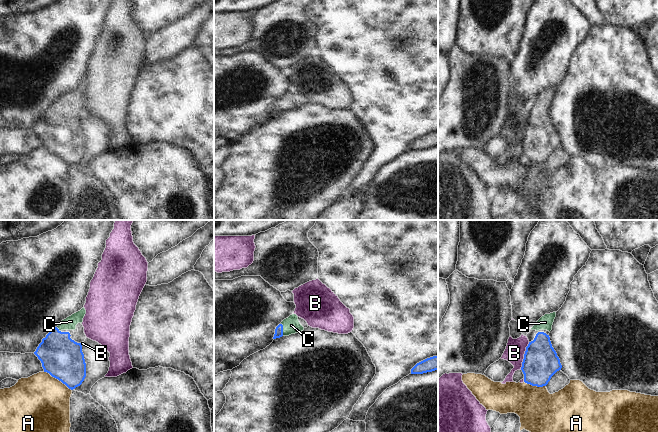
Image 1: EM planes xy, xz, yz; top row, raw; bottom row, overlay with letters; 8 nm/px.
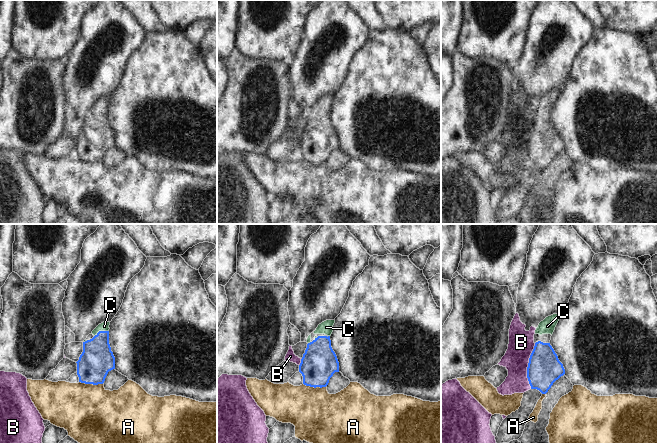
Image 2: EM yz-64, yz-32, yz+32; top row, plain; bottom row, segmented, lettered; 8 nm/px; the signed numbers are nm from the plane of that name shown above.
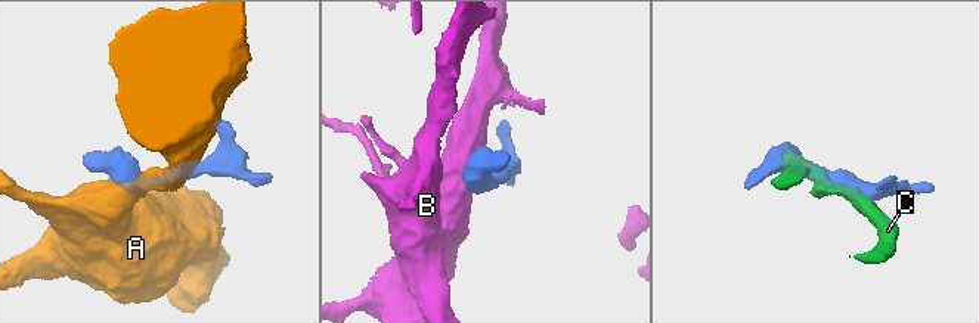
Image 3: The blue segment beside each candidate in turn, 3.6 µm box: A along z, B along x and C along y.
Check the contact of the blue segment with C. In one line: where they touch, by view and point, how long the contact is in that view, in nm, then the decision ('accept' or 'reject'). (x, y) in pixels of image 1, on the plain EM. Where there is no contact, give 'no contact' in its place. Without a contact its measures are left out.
contact xz (282, 105); length 110 nm; accept

